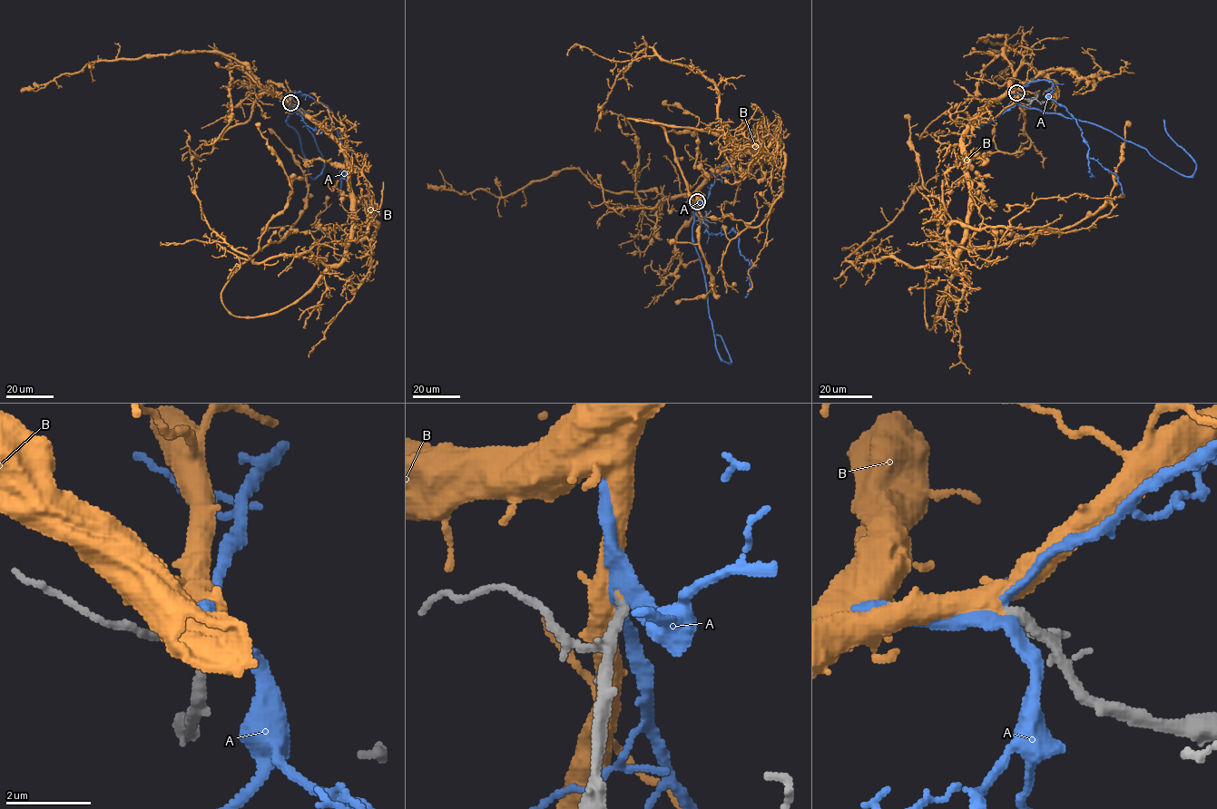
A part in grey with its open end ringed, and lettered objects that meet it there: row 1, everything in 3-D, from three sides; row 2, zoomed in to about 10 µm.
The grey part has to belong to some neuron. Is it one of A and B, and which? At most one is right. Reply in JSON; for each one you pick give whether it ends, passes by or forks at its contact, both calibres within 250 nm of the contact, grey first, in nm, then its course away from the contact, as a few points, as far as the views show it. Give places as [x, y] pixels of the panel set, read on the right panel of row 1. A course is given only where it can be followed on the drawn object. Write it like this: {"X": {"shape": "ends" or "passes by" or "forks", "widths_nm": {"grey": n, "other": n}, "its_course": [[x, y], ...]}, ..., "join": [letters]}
{"B": {"shape": "forks", "widths_nm": {"grey": 240, "other": 320}, "its_course": [[1016, 92], [994, 101], [964, 138], [966, 239], [930, 329], [927, 265], [1092, 215], [1113, 187], [1127, 121]]}, "join": ["B"]}

